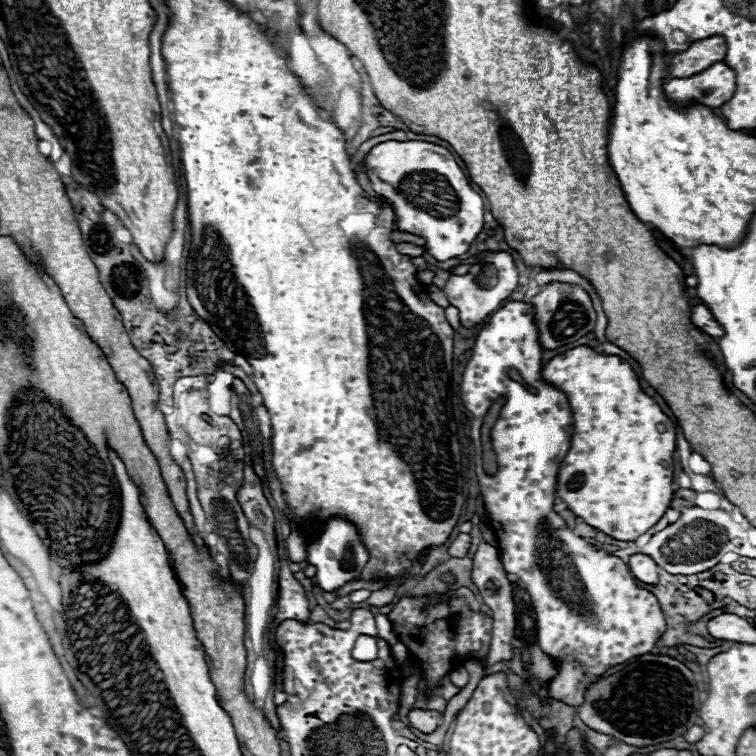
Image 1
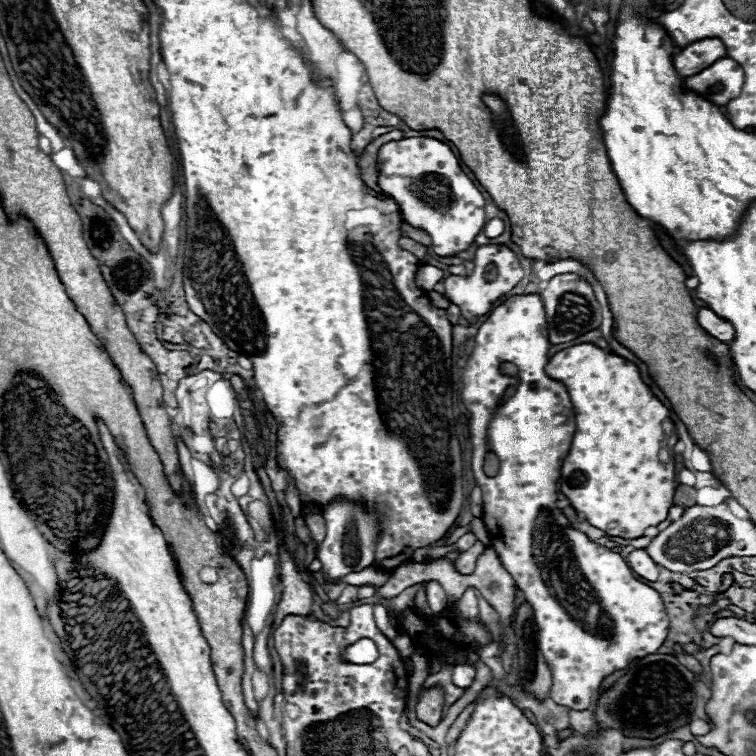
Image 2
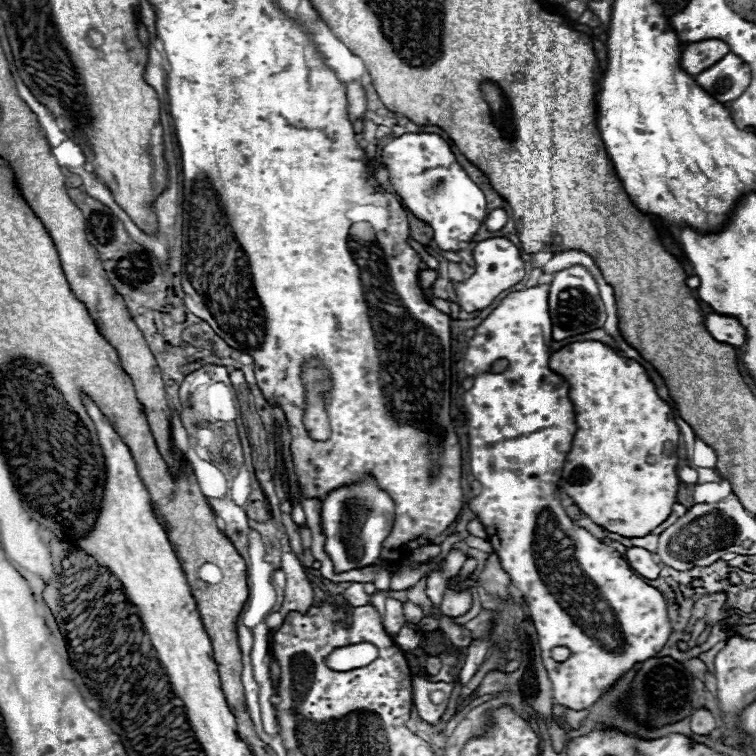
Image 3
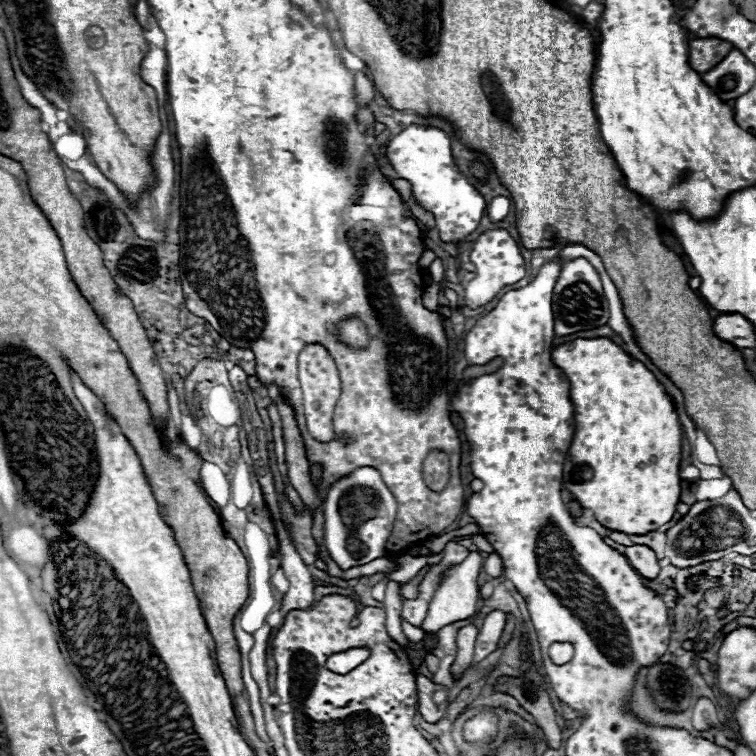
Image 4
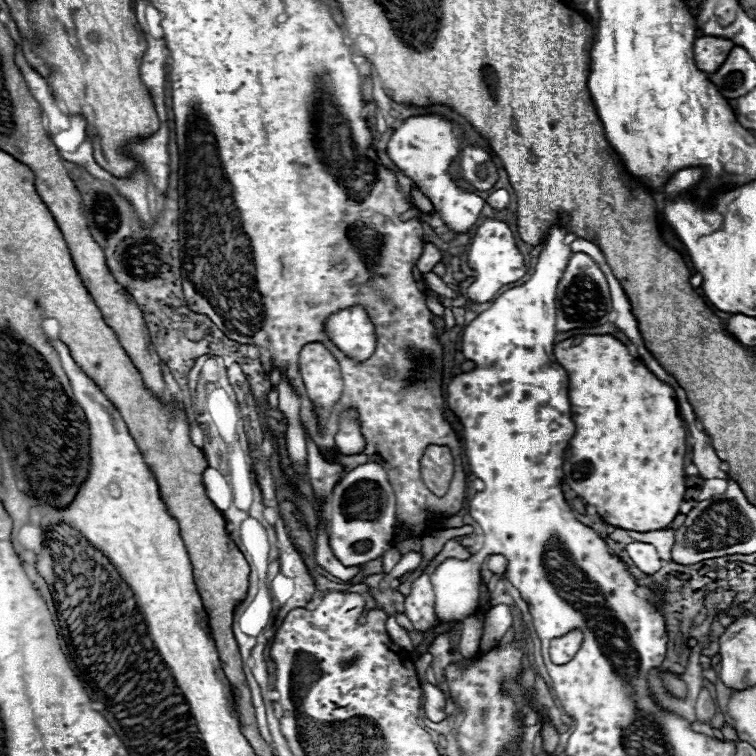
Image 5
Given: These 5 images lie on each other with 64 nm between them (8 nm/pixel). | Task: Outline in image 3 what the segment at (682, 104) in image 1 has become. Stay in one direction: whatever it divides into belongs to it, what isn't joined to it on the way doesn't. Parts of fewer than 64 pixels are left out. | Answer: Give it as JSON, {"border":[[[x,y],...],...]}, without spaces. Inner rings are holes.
{"border":[[[726,54],[714,66],[694,76],[696,84],[704,88],[712,98],[726,104],[736,100],[750,84],[750,68],[736,54]]]}

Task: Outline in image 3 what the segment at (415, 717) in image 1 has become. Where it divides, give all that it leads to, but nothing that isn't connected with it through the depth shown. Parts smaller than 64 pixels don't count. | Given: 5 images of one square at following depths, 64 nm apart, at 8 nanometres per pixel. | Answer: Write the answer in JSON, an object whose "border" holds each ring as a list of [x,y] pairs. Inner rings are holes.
{"border":[[[416,676],[414,678],[414,706],[416,706],[416,712],[418,716],[428,722],[428,724],[438,724],[440,716],[444,714],[446,710],[446,702],[440,702],[440,704],[434,704],[430,700],[430,692],[434,690],[442,690],[446,694],[450,694],[452,686],[446,684],[446,682],[424,682],[426,678],[420,678]]]}

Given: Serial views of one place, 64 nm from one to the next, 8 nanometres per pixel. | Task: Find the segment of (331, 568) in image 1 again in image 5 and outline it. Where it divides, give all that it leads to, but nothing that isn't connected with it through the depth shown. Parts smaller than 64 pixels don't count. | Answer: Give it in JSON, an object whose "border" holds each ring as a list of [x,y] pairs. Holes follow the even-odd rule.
{"border":[[[362,464],[344,474],[332,490],[328,540],[334,556],[344,566],[358,566],[380,558],[392,548],[396,524],[396,496],[380,464]]]}

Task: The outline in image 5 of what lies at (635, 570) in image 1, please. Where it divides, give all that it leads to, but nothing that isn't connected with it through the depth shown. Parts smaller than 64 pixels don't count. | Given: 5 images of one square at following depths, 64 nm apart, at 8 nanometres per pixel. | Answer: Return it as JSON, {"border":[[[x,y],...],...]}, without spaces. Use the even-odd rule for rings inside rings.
{"border":[[[632,542],[626,546],[626,552],[628,552],[628,558],[632,560],[632,564],[642,570],[644,574],[652,576],[654,572],[660,570],[662,566],[662,560],[658,558],[656,554],[656,548],[652,544],[646,544],[646,542]]]}

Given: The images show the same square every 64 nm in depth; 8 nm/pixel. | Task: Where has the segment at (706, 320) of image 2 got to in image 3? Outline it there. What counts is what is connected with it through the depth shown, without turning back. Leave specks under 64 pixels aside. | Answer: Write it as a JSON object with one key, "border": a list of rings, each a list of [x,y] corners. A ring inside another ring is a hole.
{"border":[[[710,312],[710,314],[706,314],[704,324],[706,324],[708,332],[712,334],[712,338],[718,342],[726,342],[726,344],[732,344],[734,348],[740,348],[746,340],[744,328],[738,324],[736,318]]]}

